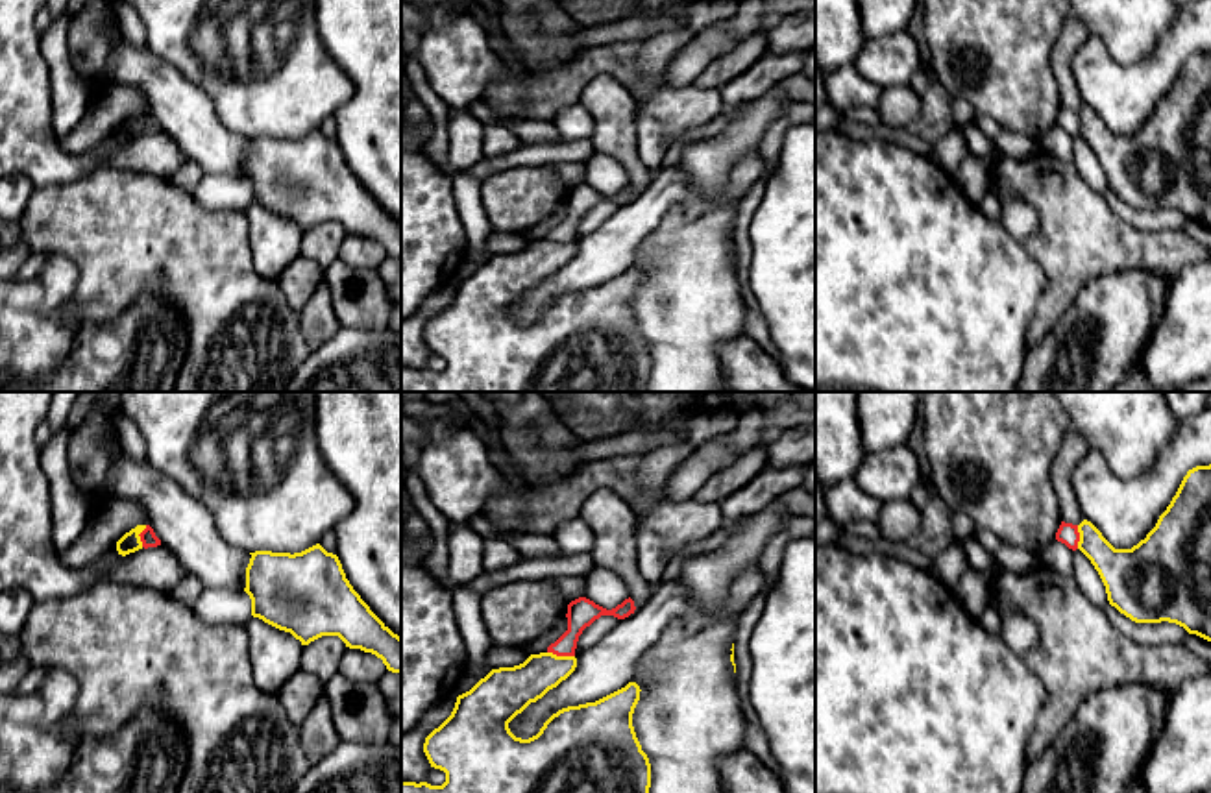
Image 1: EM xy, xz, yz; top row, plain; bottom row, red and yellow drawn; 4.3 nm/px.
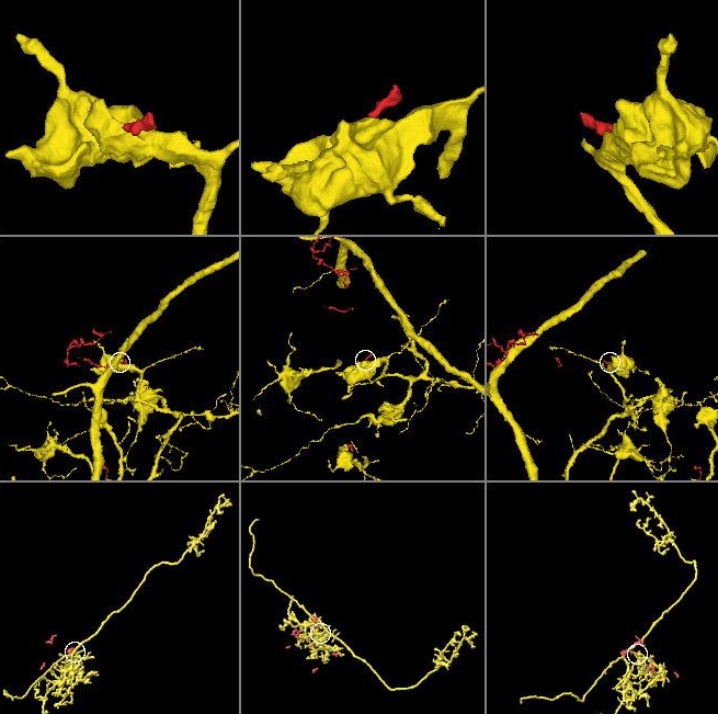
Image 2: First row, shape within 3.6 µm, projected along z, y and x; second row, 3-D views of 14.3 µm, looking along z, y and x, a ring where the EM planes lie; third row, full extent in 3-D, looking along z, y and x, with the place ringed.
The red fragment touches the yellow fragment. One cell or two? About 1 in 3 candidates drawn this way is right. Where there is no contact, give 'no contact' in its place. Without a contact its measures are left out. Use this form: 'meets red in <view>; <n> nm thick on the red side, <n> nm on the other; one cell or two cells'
meets red in xz; 130 nm thick on the red side, 190 nm on the other; two cells

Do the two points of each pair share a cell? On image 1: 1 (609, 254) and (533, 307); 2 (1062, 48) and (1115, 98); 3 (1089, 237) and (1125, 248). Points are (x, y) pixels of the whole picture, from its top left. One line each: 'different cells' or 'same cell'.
1: same cell
2: different cells
3: same cell

